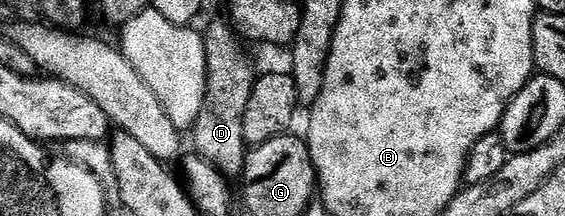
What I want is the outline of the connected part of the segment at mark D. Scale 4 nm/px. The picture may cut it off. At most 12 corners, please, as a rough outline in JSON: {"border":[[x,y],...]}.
{"border":[[229,20],[204,30],[194,145],[228,179],[246,168],[254,65]]}

